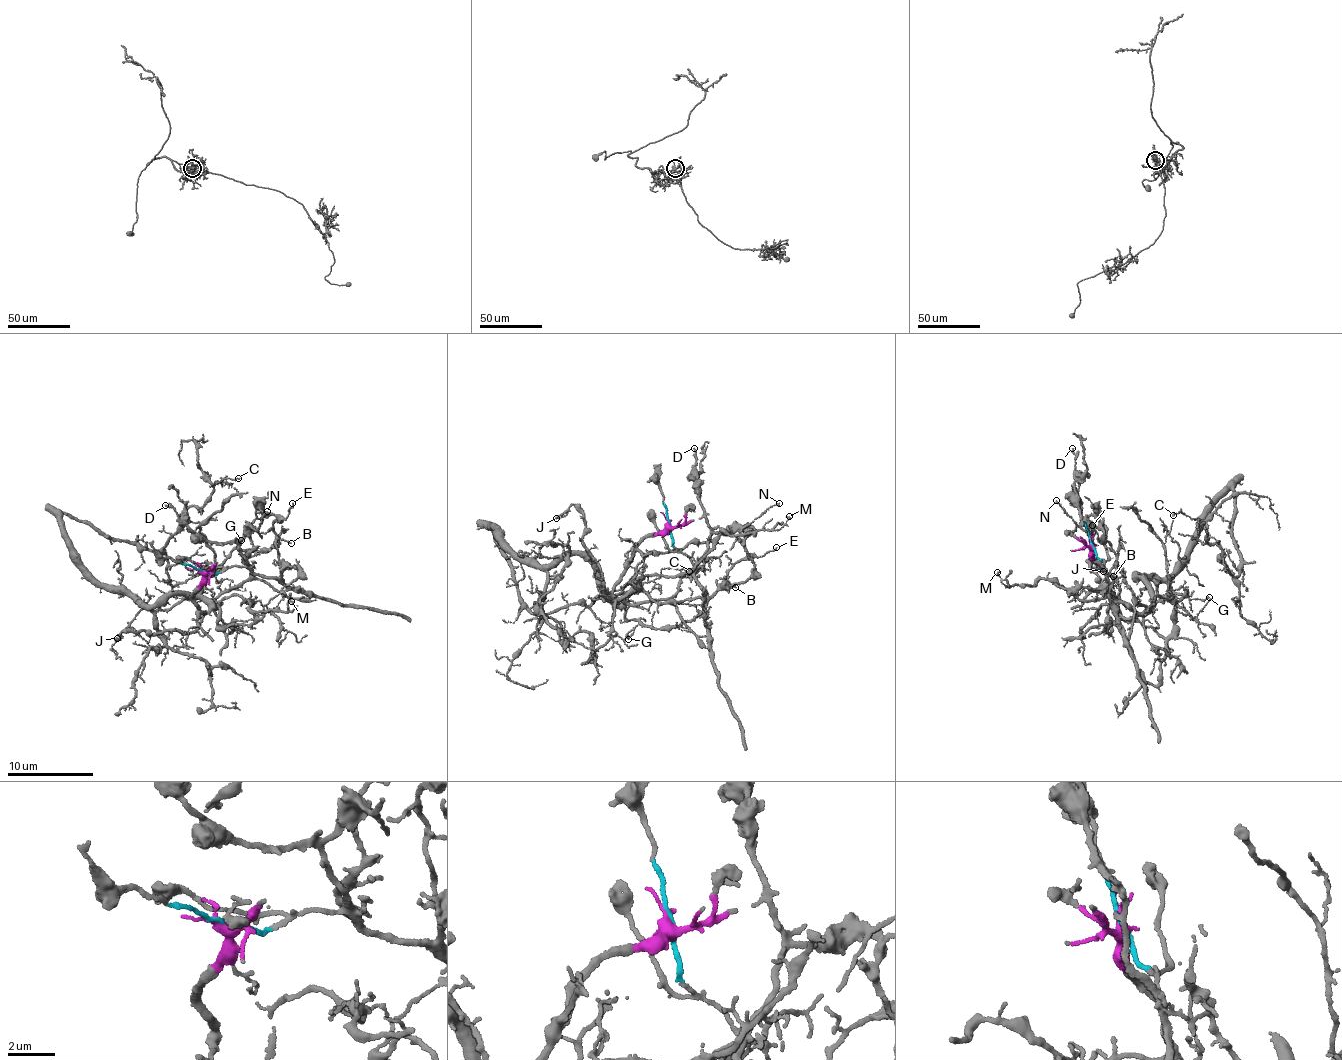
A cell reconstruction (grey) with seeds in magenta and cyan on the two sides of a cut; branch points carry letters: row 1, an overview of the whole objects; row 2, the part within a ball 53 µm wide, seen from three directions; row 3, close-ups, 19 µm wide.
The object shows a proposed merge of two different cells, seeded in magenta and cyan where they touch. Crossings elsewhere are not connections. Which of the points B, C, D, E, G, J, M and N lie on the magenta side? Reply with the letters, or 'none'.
C, G, J, M

